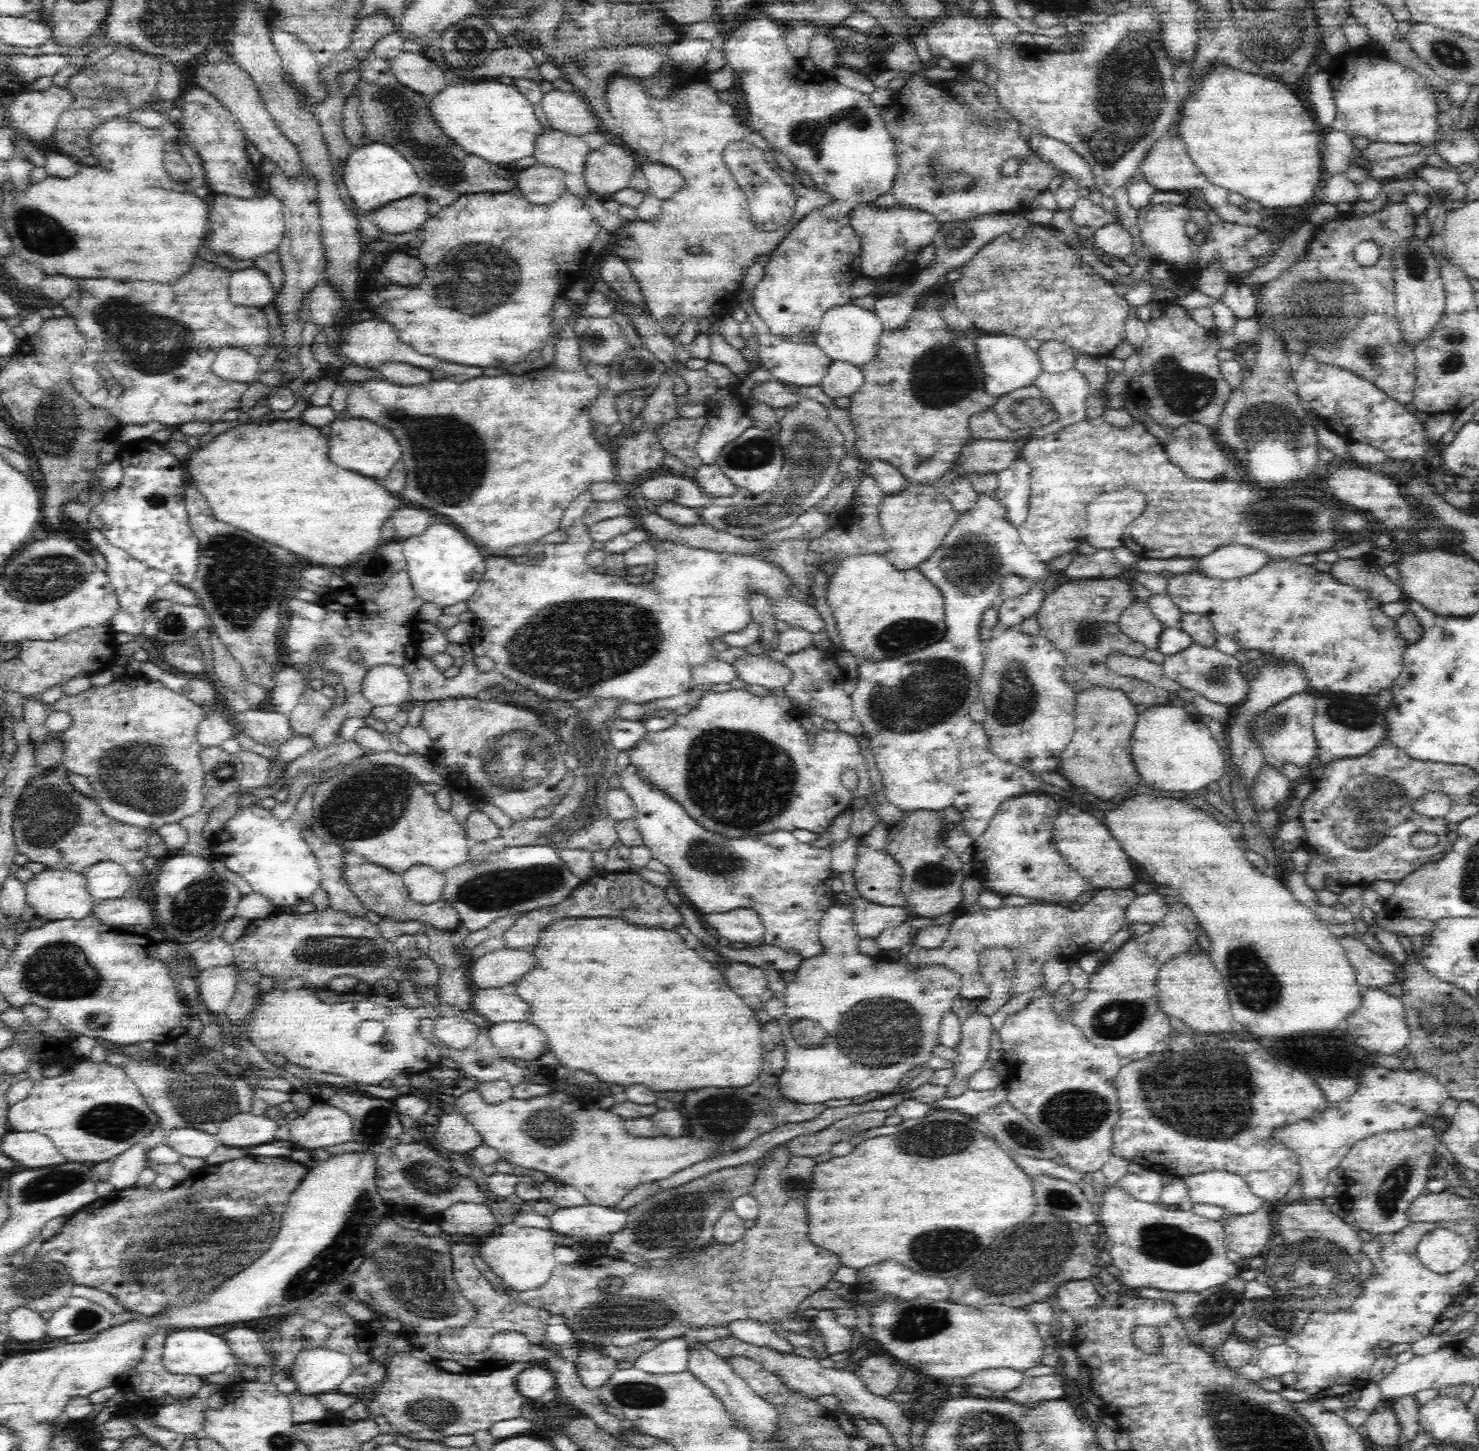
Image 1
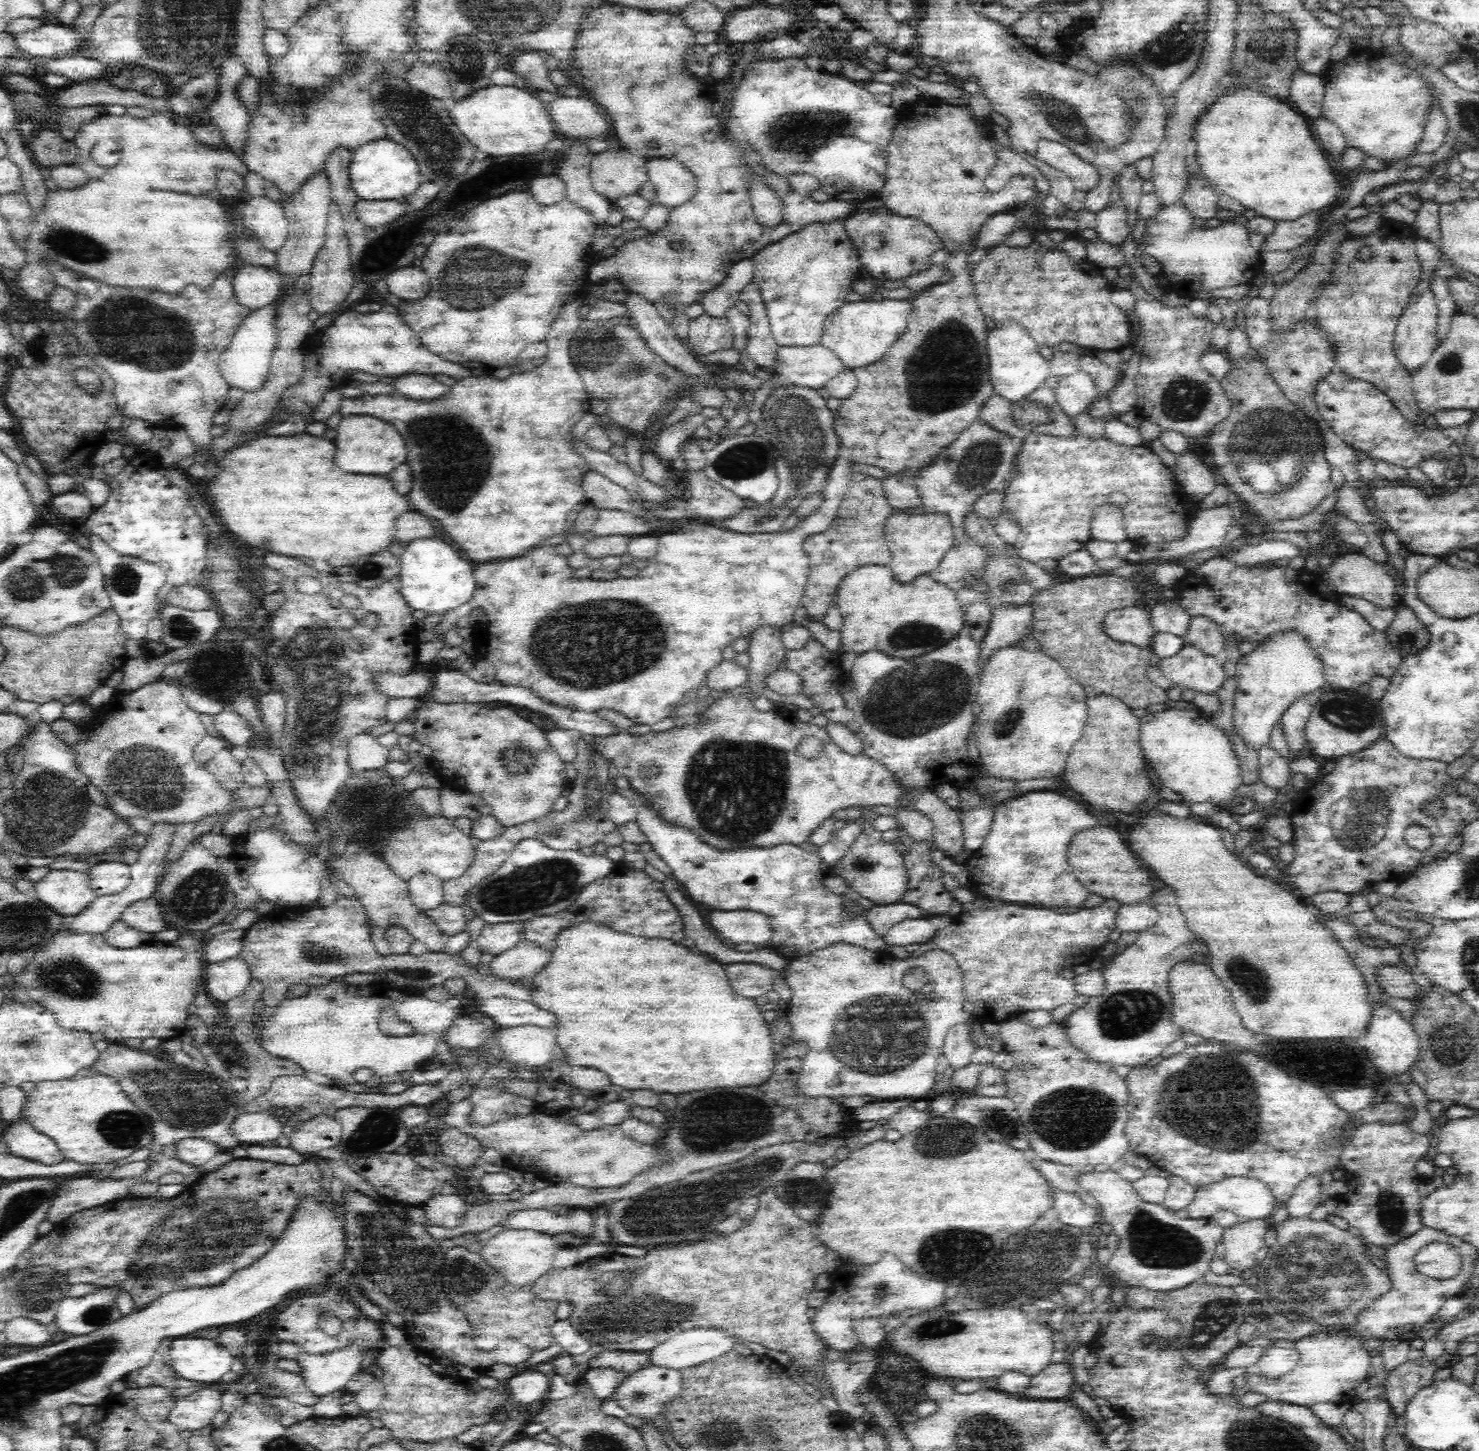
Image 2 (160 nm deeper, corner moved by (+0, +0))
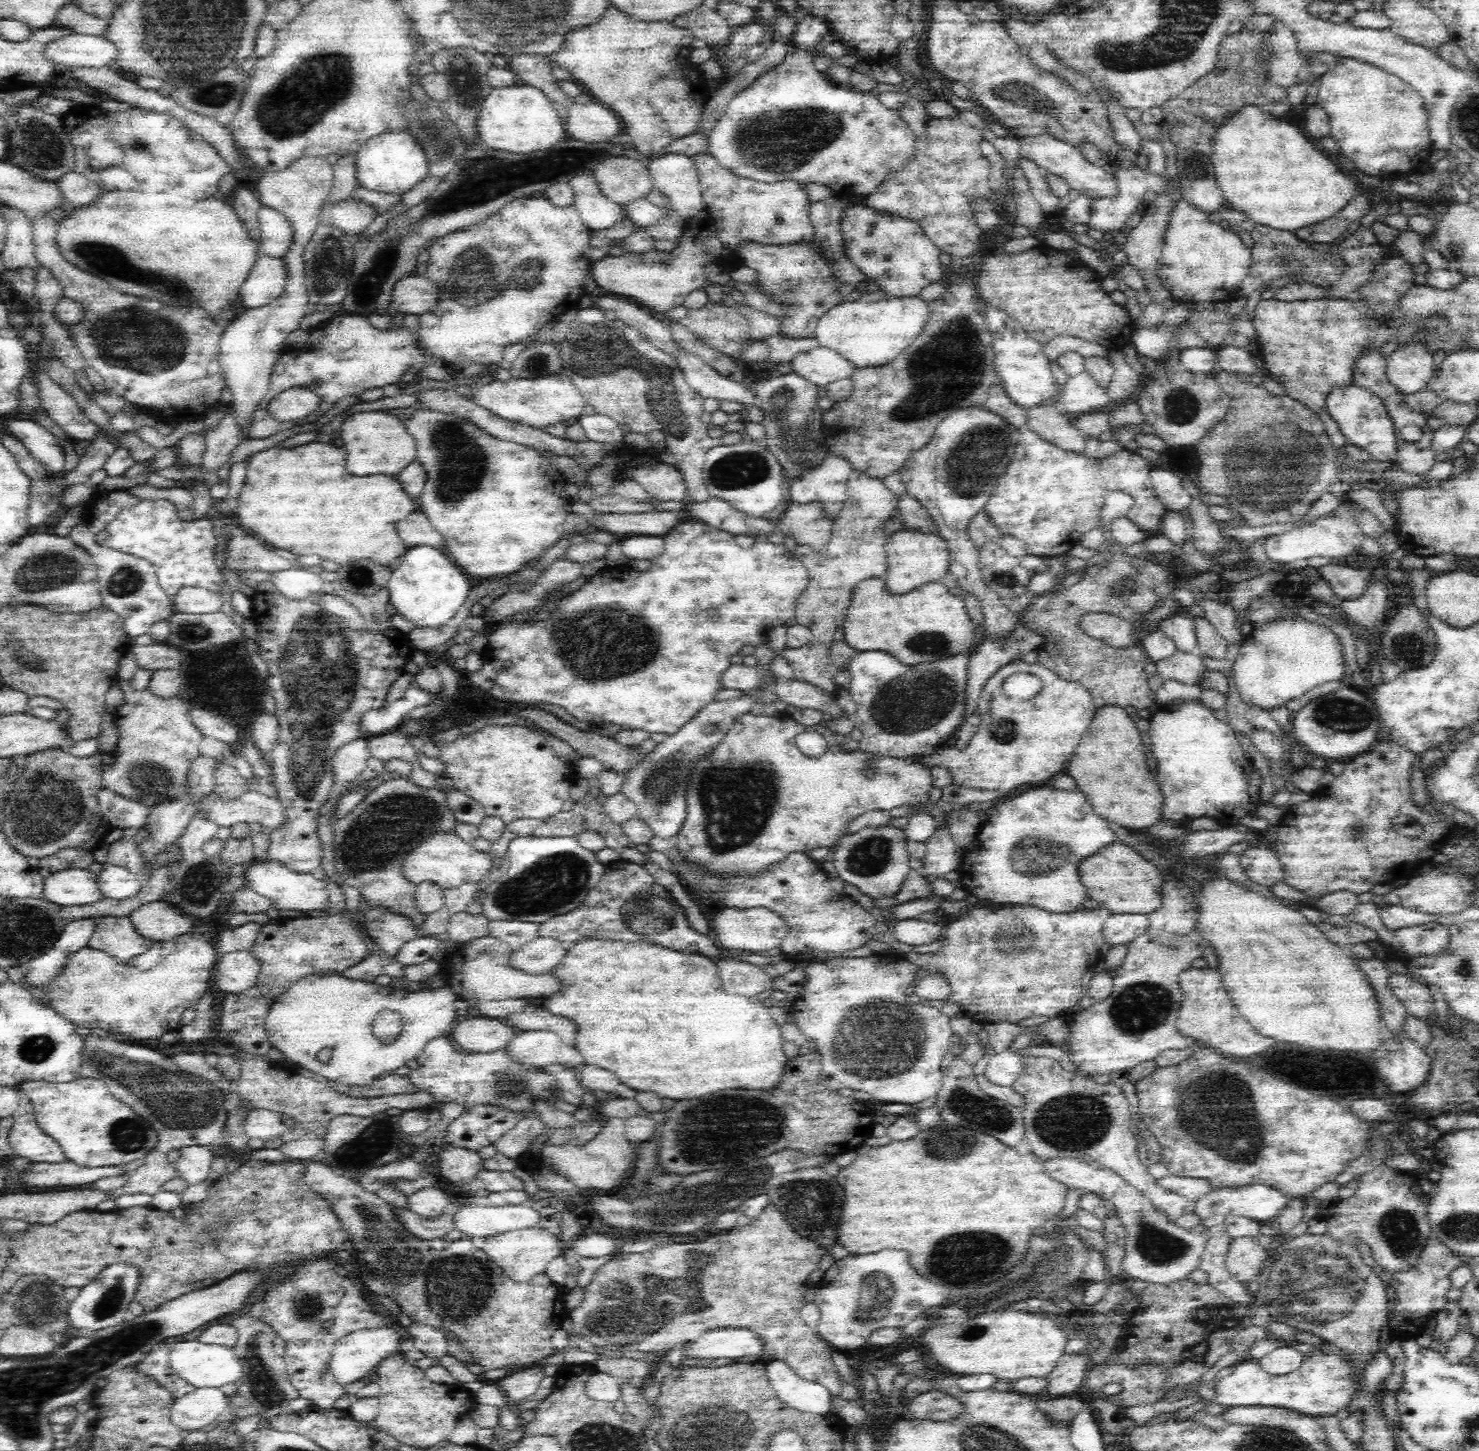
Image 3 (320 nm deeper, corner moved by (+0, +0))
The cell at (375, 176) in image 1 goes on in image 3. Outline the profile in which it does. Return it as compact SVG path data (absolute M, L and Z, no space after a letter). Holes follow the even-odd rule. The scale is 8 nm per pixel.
M407 129L386 130L369 138L354 154L357 182L368 190L404 194L428 177L428 159L423 146Z

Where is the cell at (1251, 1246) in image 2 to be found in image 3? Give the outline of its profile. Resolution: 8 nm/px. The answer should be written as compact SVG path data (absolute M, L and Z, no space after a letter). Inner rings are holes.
M1252 1237L1235 1238L1227 1256L1227 1269L1234 1280L1248 1284L1256 1280L1268 1250Z

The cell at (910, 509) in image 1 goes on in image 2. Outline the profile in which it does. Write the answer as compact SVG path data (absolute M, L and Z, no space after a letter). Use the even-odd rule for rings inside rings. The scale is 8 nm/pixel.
M894 511L885 524L885 539L890 551L891 569L898 583L908 584L931 575L953 545L953 528L944 514L922 511L913 515Z

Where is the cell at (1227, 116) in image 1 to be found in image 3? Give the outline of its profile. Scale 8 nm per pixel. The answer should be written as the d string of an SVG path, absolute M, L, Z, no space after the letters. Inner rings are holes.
M1245 106L1215 132L1213 170L1225 201L1247 213L1255 225L1294 232L1336 216L1356 198L1356 184L1338 172L1298 128L1266 115L1258 106Z

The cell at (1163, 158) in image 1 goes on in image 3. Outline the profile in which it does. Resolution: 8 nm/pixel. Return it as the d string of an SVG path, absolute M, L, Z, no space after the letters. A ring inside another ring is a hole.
M1255 225L1250 234L1252 235L1252 240L1254 240L1254 247L1251 248L1251 262L1250 268L1248 268L1248 274L1239 286L1240 295L1250 296L1260 286L1264 287L1274 282L1274 280L1280 280L1280 278L1288 279L1287 284L1308 282L1316 286L1329 287L1340 280L1340 277L1344 274L1345 268L1347 267L1343 259L1343 253L1339 251L1338 254L1333 254L1330 251L1332 244L1306 242L1296 237L1293 232L1278 231L1268 228L1268 226L1260 225Z

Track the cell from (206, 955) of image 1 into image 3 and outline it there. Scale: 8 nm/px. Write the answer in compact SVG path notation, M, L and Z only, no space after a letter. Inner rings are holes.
M248 922L233 930L224 929L218 934L216 941L213 943L216 951L220 955L237 952L238 950L250 951L254 948L254 944L256 944L256 940L262 932L262 927L260 924Z

